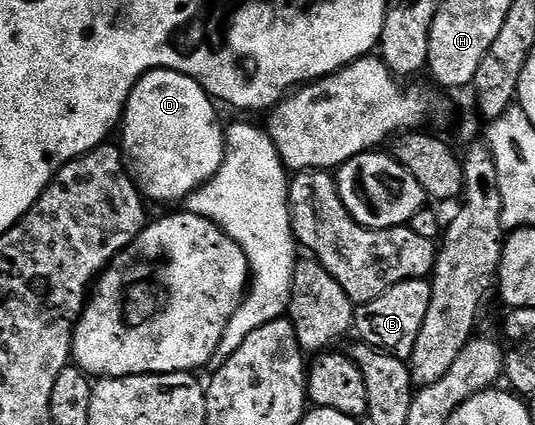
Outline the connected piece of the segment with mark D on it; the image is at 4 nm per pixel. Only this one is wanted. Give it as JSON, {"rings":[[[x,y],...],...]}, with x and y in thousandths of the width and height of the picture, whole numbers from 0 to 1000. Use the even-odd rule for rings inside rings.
{"rings":[[[284,162],[252,195],[234,271],[222,296],[224,348],[230,353],[234,393],[265,466],[286,473],[344,475],[374,435],[383,435],[409,402],[421,372],[421,304],[406,278],[407,249],[364,186],[318,162]]]}

